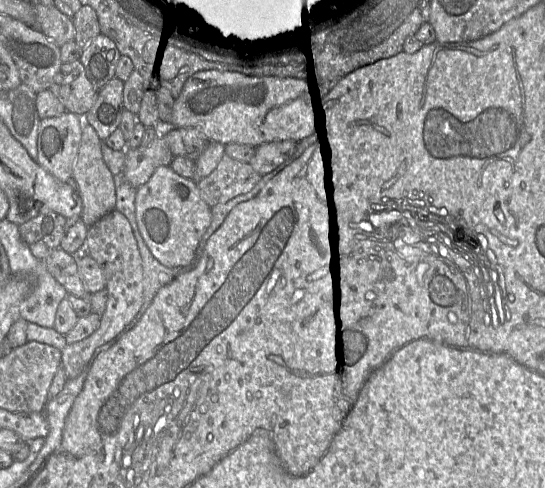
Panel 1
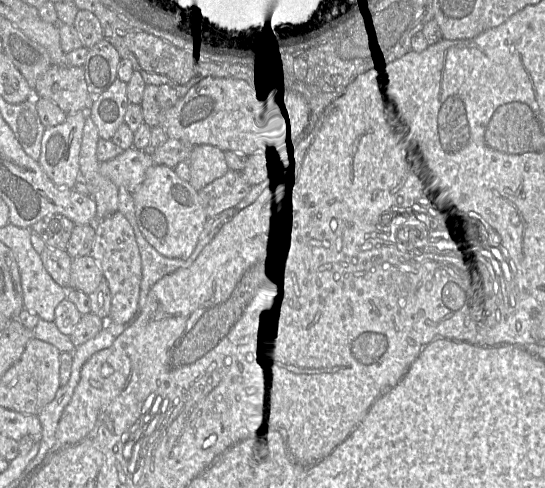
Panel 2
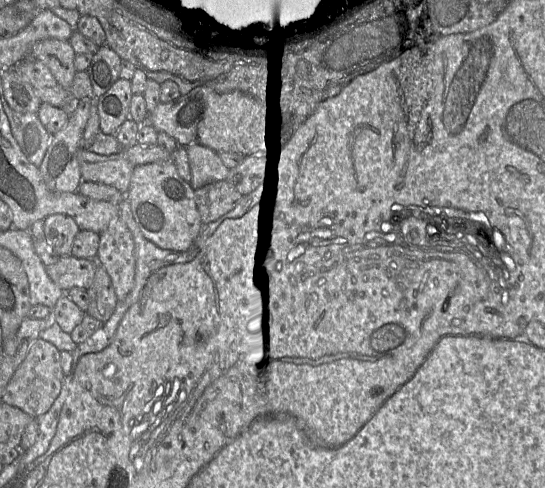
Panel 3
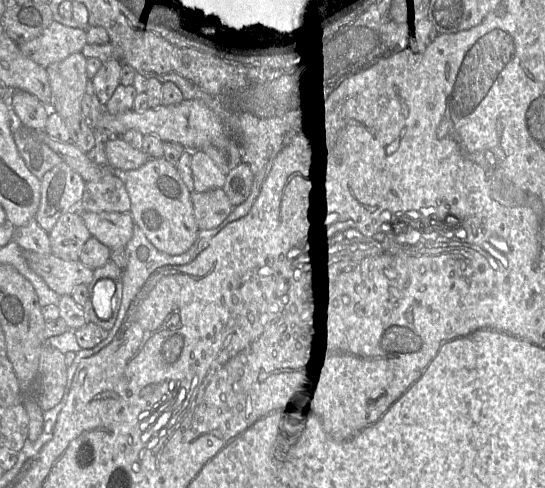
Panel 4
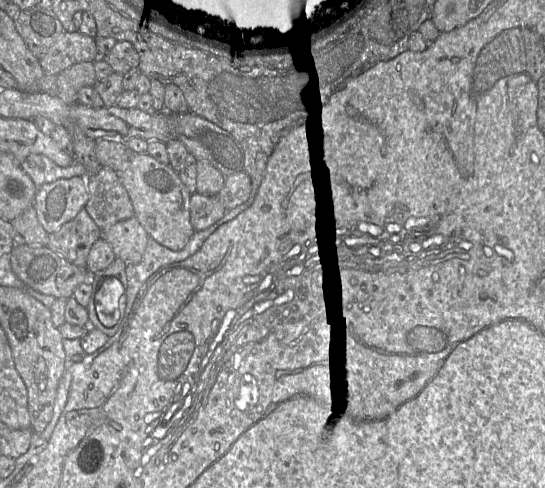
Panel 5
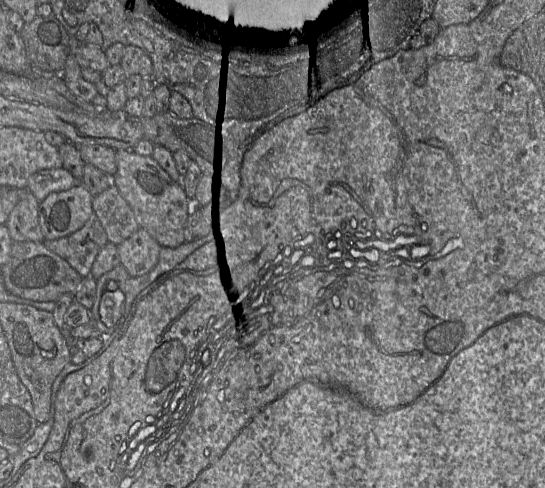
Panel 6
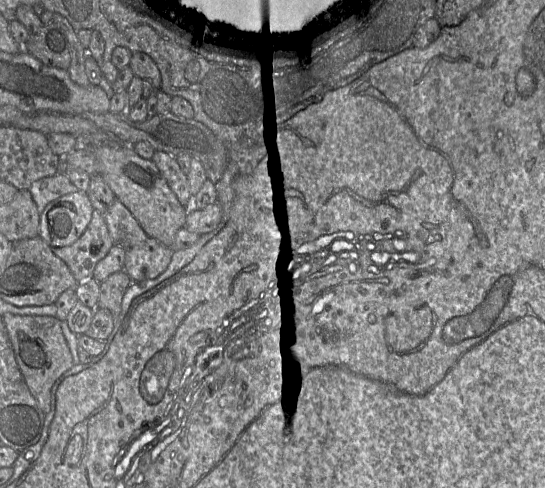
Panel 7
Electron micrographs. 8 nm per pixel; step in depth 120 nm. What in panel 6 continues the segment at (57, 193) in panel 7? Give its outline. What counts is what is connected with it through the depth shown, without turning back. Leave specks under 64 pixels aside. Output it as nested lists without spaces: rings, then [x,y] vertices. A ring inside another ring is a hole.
[[[64,168],[39,170],[27,179],[27,190],[40,202],[52,192],[68,190],[81,183]]]

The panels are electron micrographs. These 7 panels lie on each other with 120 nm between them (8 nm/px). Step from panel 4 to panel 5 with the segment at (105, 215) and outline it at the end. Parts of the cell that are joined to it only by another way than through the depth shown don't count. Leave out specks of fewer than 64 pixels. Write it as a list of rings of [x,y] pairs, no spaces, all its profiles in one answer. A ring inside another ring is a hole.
[[[135,216],[101,230],[102,239],[110,244],[116,257],[126,265],[142,260],[149,235]]]

